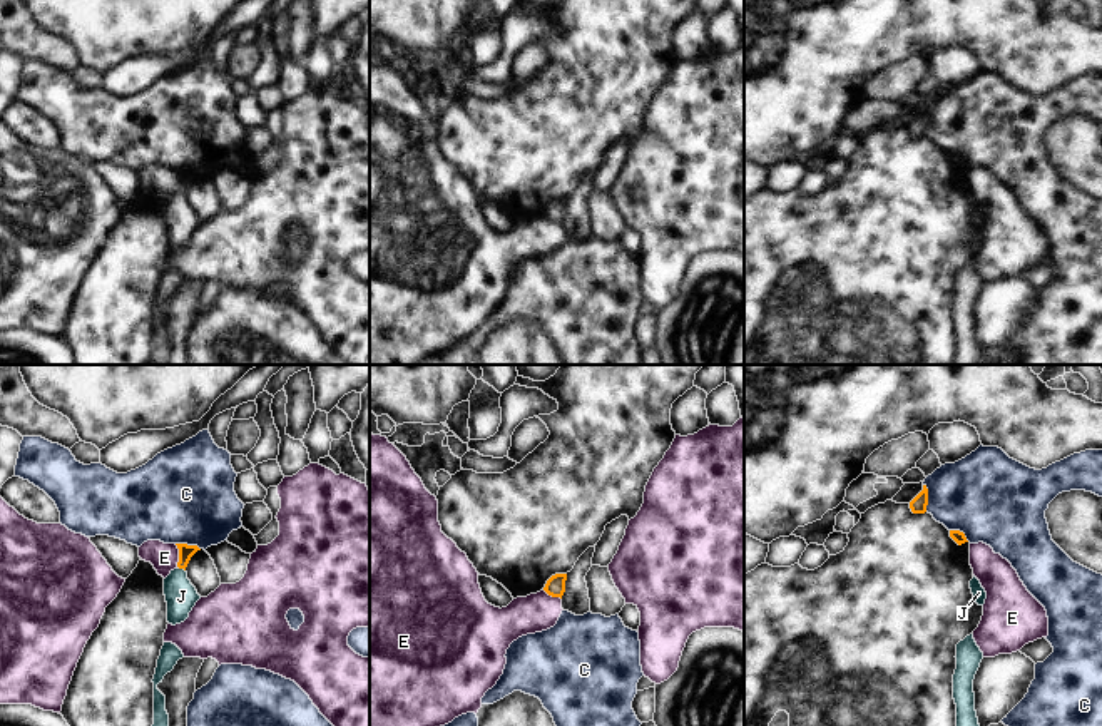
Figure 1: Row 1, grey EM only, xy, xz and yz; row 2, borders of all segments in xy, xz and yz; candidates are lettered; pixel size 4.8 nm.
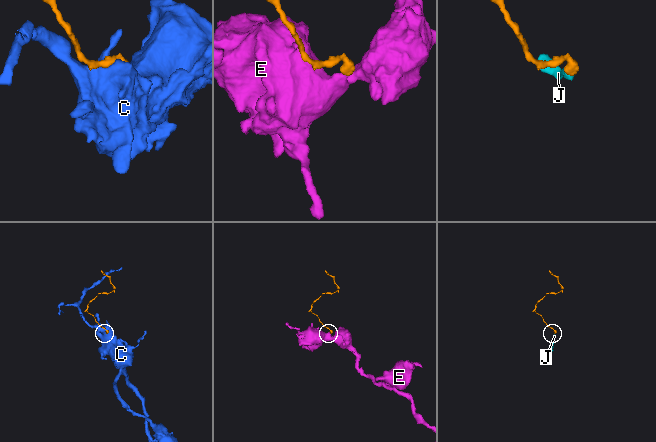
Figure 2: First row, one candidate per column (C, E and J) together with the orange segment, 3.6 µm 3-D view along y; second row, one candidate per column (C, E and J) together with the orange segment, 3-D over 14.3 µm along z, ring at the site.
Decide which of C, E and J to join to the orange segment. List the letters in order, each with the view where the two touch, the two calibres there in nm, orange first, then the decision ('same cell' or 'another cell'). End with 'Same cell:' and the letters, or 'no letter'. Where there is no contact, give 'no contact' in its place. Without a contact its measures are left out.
C: yz | 80/380 nm | another cell
E: xy | 70/140 nm | another cell
J: xy | 70/160 nm | same cell
Same cell: J

